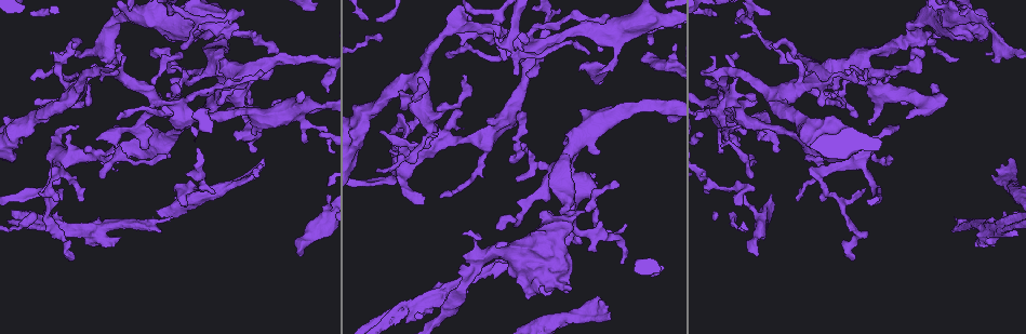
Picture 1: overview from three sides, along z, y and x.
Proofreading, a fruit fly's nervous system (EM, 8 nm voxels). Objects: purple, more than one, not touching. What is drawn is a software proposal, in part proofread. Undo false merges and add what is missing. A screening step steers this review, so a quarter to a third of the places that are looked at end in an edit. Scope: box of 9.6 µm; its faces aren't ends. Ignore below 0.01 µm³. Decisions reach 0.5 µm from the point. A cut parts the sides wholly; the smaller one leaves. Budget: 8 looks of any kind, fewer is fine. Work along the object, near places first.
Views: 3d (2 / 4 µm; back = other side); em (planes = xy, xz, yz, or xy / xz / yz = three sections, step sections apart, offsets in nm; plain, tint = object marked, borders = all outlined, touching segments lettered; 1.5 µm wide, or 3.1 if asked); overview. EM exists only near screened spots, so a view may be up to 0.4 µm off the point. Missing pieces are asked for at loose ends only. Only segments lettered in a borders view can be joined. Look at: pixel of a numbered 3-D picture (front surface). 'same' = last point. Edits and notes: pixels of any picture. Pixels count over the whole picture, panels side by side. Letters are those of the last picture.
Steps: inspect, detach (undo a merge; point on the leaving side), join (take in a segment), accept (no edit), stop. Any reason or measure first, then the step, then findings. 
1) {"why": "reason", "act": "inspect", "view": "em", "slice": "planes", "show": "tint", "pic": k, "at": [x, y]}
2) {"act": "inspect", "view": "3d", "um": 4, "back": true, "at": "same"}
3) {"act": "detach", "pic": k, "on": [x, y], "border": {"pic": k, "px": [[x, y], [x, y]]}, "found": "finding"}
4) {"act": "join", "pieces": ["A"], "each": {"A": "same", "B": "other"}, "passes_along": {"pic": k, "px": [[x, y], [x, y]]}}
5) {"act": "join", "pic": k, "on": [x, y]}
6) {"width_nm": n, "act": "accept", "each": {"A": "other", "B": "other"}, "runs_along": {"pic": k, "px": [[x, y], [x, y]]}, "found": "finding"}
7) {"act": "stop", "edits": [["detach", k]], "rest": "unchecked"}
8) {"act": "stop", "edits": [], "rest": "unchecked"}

{"why": "branch stops here", "act": "inspect", "view": "3d", "um": 2, "pic": 1, "at": [208, 98]}

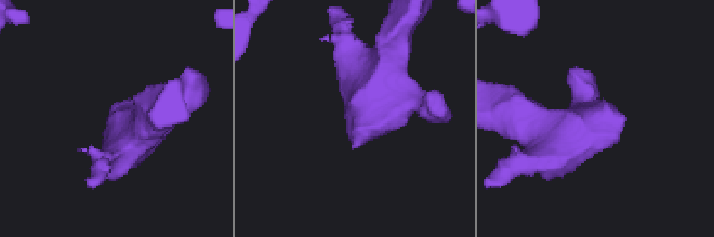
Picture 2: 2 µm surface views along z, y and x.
{"why": "need the tissue", "act": "inspect", "view": "em", "slice": "xy", "step": 8, "show": "tint", "pic": 2, "at": [111, 121]}

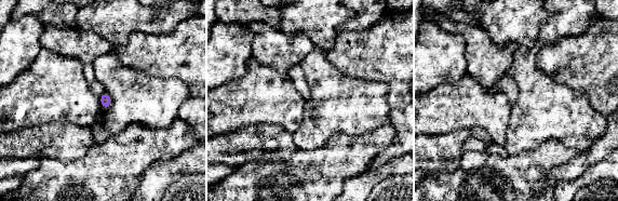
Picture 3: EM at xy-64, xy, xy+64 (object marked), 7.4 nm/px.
{"act": "inspect", "view": "em", "slice": "planes", "show": "borders", "at": "same"}

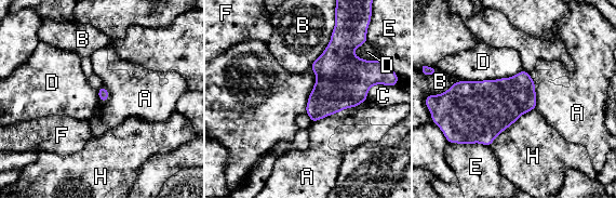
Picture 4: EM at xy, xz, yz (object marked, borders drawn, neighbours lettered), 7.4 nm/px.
{"width_nm": 260, "act": "accept", "each": {"A": "other", "B": "other", "C": "other", "D": "other", "E": "other", "F": "other", "H": "other"}, "border": {"pic": 4, "px": [[522, 68], [508, 77], [460, 80]]}, "found": "none of them fits"}

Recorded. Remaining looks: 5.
{"why": "thin arm on a thick one", "act": "inspect", "view": "em", "slice": "planes", "show": "borders", "pic": 1, "at": [407, 127]}

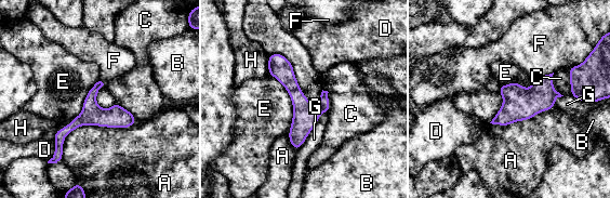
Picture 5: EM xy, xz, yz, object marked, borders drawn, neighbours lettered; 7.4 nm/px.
{"act": "accept", "each": {"A": "other", "B": "other", "C": "other", "D": "other", "E": "other", "F": "other", "G": "other", "H": "other"}, "runs_along": {"pic": 5, "px": [[272, 56], [300, 102], [296, 146]]}, "found": "one neuron here"}

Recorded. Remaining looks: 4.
{"why": "branch stops here", "act": "inspect", "view": "em", "slice": "yz", "step": 4, "show": "tint", "pic": 1, "at": [74, 259]}

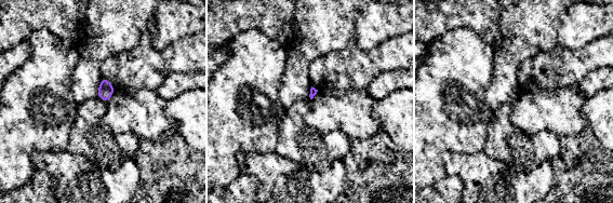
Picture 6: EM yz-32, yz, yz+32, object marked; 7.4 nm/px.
{"why": "cut it another way", "act": "inspect", "view": "em", "slice": "planes", "show": "borders", "at": "same"}

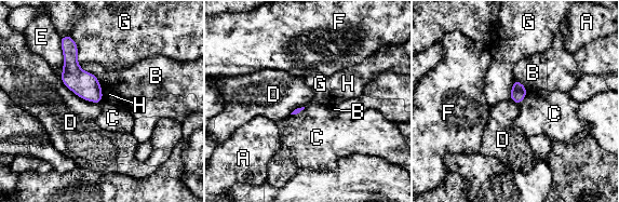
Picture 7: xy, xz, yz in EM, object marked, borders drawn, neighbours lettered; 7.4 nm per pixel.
{"act": "accept", "each": {"A": "other", "B": "other", "C": "other", "D": "other", "E": "other", "F": "other", "G": "other", "H": "other"}, "border": {"pic": 7, "px": [[527, 91], [519, 105]]}, "found": "no lettered segment goes on from it"}

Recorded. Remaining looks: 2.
{"act": "stop", "edits": [], "rest": "unchecked"}

